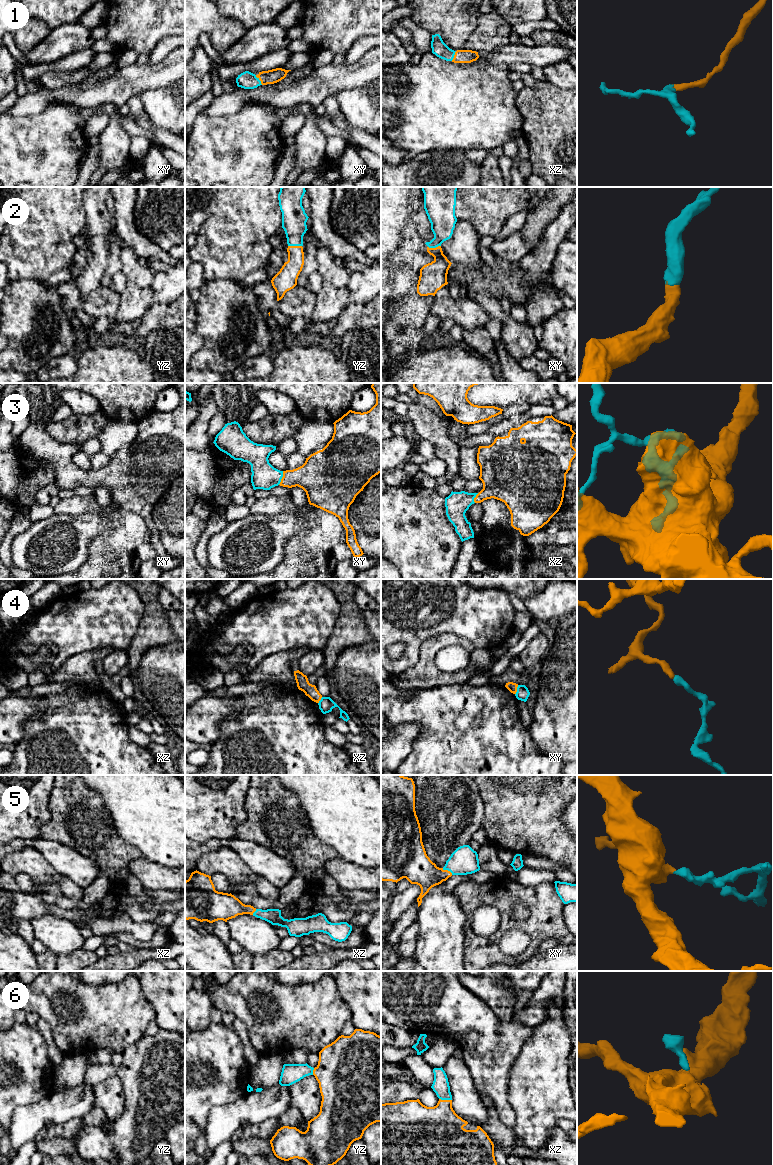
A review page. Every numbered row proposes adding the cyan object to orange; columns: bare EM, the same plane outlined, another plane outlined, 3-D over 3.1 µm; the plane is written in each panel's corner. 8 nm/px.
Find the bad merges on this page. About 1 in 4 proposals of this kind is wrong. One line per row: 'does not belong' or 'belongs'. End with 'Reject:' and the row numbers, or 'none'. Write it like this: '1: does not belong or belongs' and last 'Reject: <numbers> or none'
1: belongs
2: belongs
3: belongs
4: does not belong
5: belongs
6: belongs
Reject: 4

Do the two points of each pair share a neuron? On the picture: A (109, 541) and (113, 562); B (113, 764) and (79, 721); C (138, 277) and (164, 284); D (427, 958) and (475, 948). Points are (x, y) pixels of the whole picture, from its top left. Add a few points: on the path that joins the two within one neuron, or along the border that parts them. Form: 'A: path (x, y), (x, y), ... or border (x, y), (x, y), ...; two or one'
A: path (113, 546), (113, 557); one
B: path (106, 753), (99, 741), (90, 732); one
C: border (154, 272), (154, 278), (149, 286); two
D: border (464, 928), (462, 960); two

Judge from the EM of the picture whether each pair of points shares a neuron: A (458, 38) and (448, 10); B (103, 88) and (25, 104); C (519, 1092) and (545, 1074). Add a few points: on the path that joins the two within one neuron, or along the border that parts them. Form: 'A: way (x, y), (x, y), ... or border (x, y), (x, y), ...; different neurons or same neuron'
A: way (455, 31), (453, 17); same neuron
B: way (84, 95), (44, 97); same neuron
C: way (525, 1093), (539, 1080); same neuron

